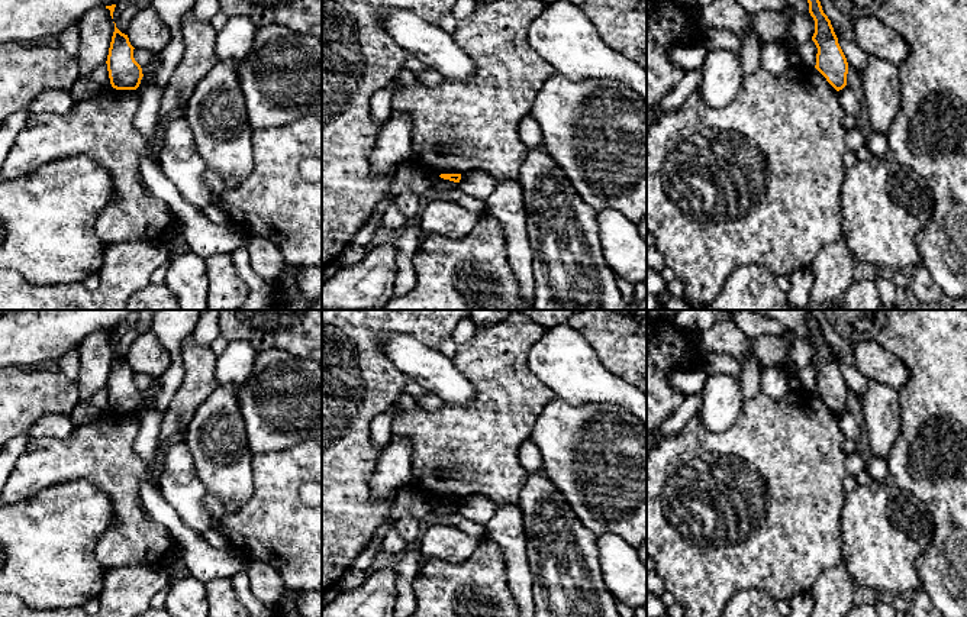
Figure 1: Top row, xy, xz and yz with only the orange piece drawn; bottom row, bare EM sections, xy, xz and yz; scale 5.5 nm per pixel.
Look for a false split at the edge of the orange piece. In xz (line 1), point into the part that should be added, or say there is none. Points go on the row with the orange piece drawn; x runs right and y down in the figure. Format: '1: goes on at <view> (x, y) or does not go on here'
1: does not go on here

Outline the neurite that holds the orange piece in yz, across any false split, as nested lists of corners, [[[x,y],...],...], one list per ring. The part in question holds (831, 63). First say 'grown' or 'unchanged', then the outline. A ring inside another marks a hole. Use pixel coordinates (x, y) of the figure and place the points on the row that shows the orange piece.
unchanged; [[[808,0],[809,13],[815,20],[815,33],[812,41],[818,48],[815,68],[837,90],[847,85],[848,62],[838,43],[831,20],[823,13],[819,0]]]

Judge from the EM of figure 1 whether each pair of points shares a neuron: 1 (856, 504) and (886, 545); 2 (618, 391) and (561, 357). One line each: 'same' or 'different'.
1: same
2: same

